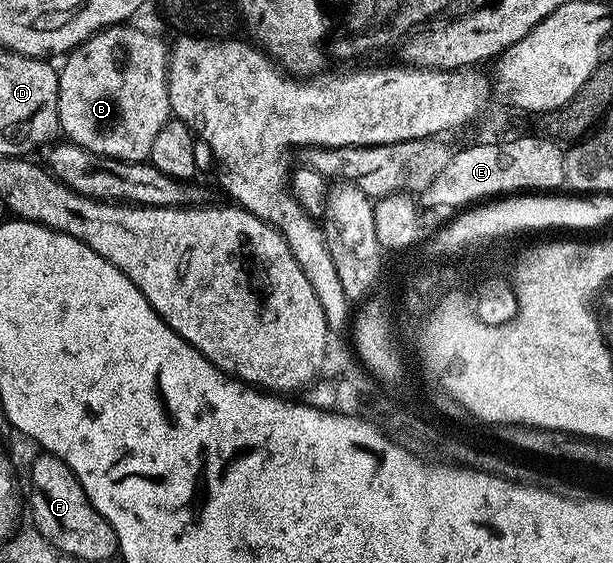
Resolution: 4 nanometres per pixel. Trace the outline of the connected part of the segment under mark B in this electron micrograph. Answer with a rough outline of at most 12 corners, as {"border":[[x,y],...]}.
{"border":[[105,27],[59,64],[59,130],[142,163],[170,122],[170,47]]}

